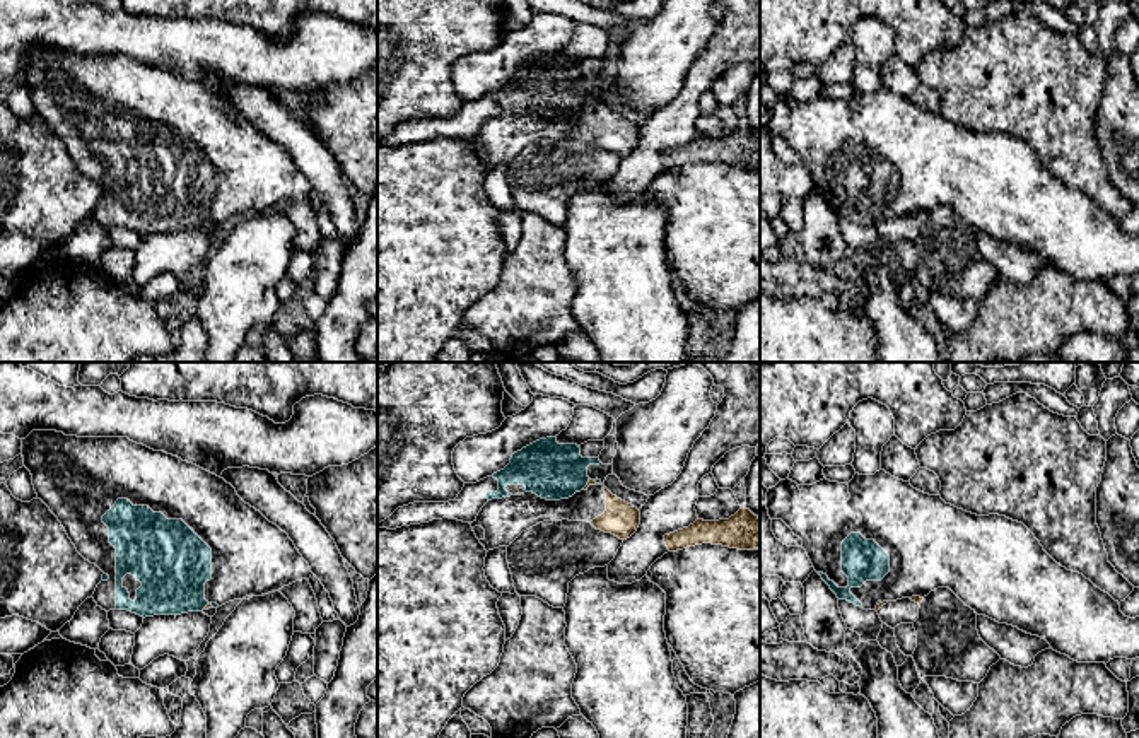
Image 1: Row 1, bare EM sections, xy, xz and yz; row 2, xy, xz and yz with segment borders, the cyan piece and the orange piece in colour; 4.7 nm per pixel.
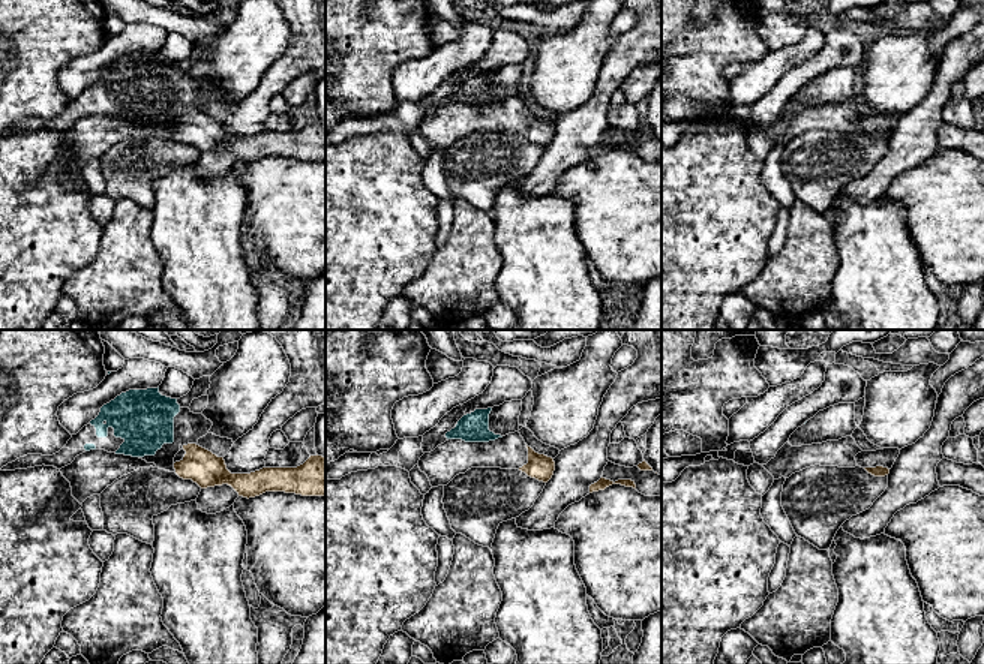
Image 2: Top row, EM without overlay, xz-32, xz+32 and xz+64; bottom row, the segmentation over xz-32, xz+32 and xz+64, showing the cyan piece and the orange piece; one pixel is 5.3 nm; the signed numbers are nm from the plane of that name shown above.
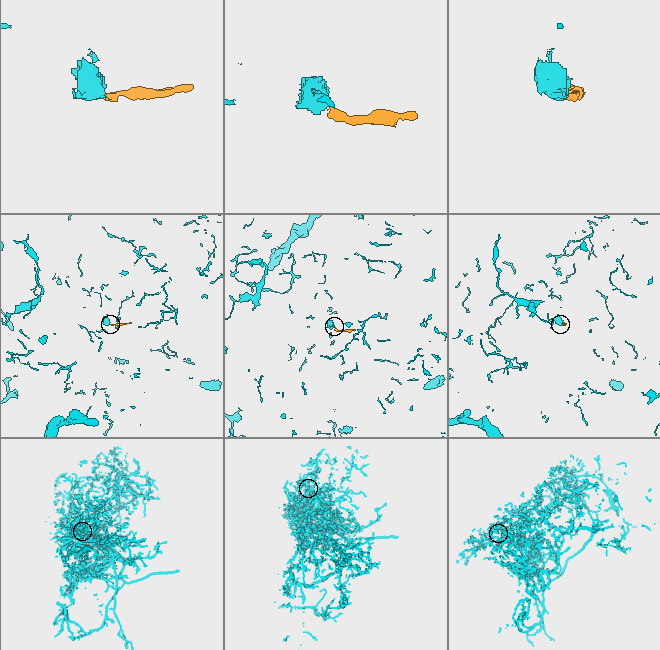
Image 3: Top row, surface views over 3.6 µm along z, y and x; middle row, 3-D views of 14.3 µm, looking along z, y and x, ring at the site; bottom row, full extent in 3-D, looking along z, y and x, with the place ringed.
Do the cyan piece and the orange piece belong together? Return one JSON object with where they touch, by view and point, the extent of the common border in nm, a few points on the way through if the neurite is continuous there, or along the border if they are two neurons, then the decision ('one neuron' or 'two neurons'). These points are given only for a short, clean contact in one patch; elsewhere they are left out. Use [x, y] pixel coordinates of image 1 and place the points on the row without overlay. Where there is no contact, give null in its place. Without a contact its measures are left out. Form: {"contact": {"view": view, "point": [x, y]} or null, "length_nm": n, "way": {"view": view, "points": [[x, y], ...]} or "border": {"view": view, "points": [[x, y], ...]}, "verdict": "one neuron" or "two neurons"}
{"contact": {"view": "xz", "point": [586, 101]}, "length_nm": 70, "border": {"view": "xz", "points": [[589, 96], [581, 106]]}, "verdict": "two neurons"}

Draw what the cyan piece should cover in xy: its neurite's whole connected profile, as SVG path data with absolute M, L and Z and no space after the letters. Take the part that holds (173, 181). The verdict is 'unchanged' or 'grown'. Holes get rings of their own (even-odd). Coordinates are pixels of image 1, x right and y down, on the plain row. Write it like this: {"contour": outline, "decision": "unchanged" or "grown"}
{"contour": "M32 48L22 56L22 73L38 116L58 135L77 169L104 190L92 215L106 229L128 227L143 236L202 229L207 222L219 226L278 208L312 191L289 152L246 121L231 101L178 73L128 55L77 55L56 48Z", "decision": "grown"}

